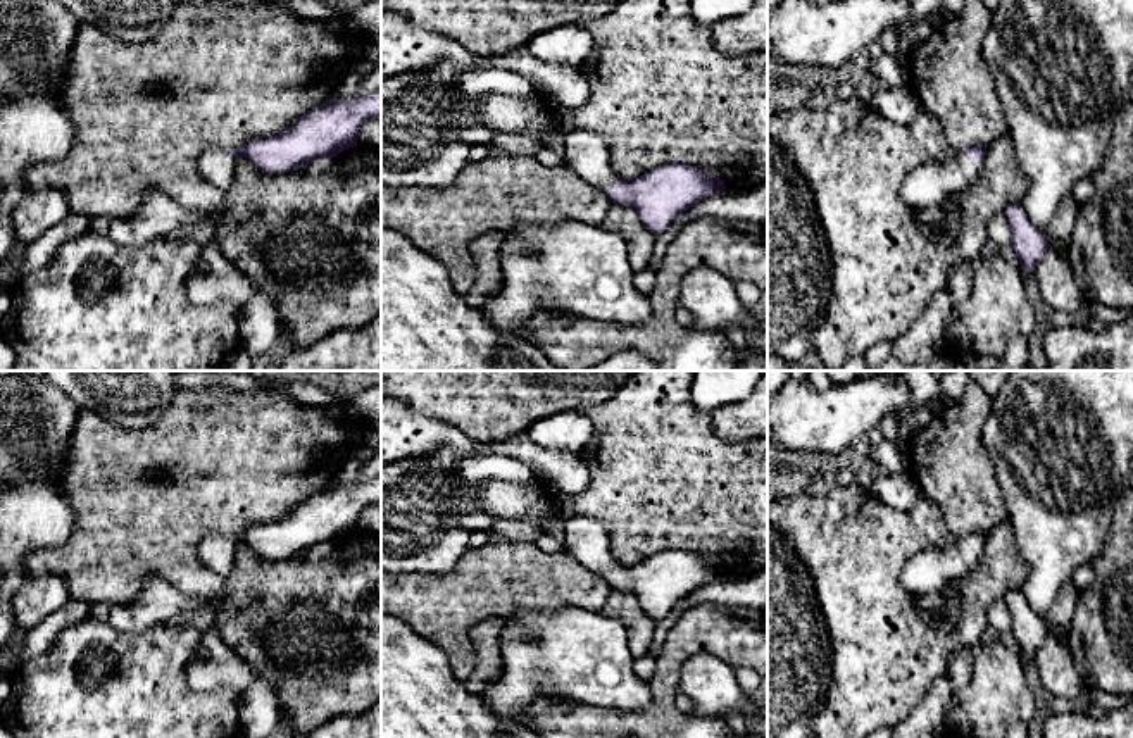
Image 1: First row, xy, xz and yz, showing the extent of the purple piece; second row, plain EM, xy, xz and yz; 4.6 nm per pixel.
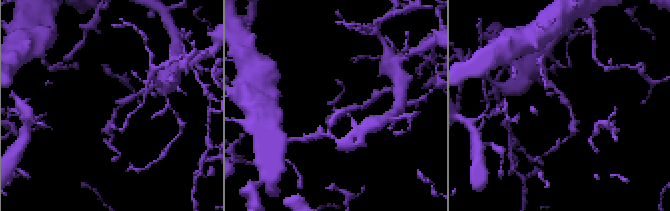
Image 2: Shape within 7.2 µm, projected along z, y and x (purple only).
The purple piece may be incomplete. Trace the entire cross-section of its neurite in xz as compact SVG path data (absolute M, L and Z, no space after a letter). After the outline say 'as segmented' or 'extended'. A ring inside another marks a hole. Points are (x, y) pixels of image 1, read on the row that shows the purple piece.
M586 129L567 133L562 153L566 164L590 184L605 191L612 203L633 207L642 224L655 236L702 198L726 190L719 176L678 162L631 181L621 179L612 167L604 138Z | extended

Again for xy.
M381 90L324 102L271 138L229 150L209 148L198 159L198 171L210 186L224 191L233 183L240 157L269 174L291 172L357 147L359 128L369 119L381 119Z | extended

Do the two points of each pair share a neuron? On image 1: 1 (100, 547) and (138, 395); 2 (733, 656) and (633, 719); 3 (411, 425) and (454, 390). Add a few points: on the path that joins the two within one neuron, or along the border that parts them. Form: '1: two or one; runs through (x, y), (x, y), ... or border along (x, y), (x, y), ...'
1: two; border along (166, 409), (140, 428), (121, 428), (92, 412)
2: one; runs through (702, 642), (692, 642), (668, 666), (663, 697)
3: two; border along (399, 399), (413, 409), (449, 423), (461, 433)

